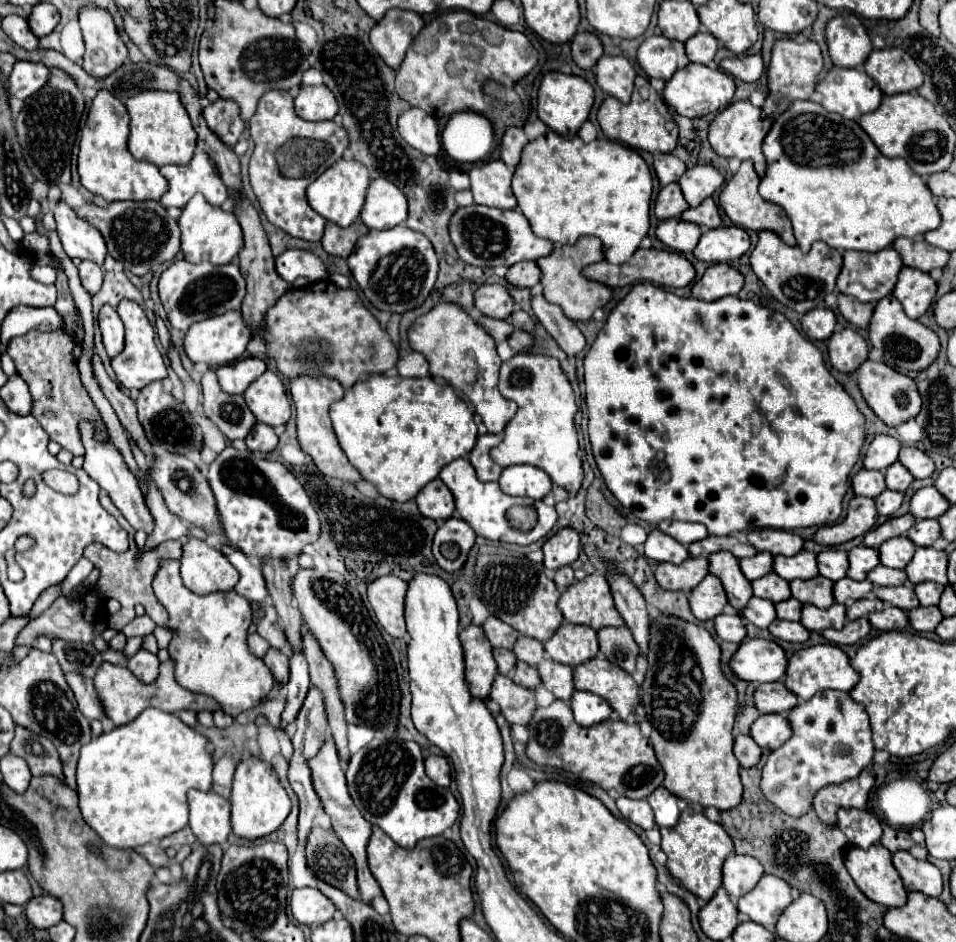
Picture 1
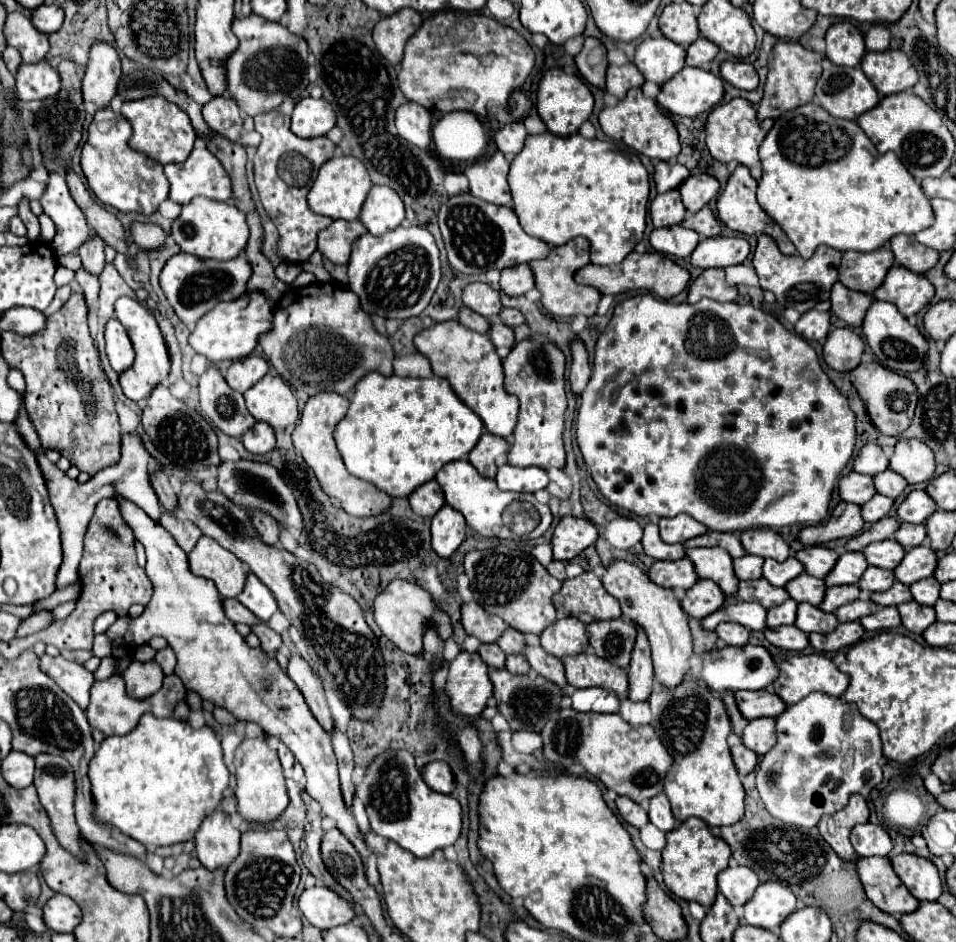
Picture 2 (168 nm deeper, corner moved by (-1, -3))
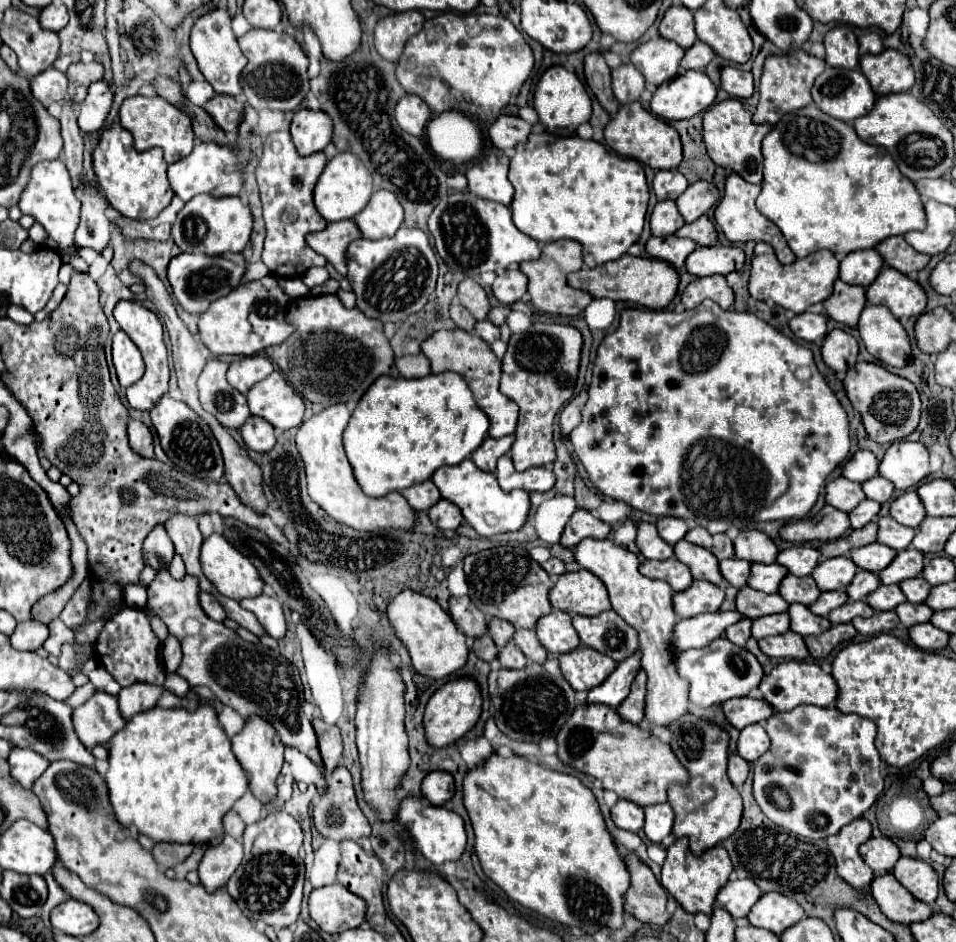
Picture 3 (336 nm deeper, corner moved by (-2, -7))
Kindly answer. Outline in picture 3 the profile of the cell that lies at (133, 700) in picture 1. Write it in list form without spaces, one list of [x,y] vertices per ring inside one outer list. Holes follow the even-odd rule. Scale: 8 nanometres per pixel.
[[[96,691],[84,705],[72,711],[72,723],[86,749],[108,743],[126,725],[118,711],[118,699],[102,691]]]

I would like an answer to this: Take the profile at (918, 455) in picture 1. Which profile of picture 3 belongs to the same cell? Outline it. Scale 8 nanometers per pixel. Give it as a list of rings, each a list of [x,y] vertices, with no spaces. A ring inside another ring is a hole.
[[[912,441],[892,443],[878,467],[878,475],[888,479],[900,491],[916,487],[928,473],[928,451],[922,443]]]

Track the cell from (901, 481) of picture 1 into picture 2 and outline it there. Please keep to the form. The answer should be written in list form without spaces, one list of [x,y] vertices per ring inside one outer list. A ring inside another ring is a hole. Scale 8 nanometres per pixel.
[[[891,469],[875,475],[873,481],[875,481],[877,491],[879,491],[881,495],[891,497],[891,499],[897,499],[897,497],[903,493],[903,489],[907,487],[907,481],[905,481],[901,475],[897,475],[895,471],[891,471]]]

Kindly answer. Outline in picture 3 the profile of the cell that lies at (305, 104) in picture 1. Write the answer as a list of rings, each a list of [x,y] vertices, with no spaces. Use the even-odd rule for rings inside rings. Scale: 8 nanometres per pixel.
[[[302,109],[292,119],[290,135],[292,135],[292,141],[302,157],[324,151],[324,147],[332,139],[330,117],[322,111]]]

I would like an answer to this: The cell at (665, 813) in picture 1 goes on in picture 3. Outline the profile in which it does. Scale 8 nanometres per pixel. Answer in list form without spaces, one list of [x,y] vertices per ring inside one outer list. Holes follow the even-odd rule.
[[[668,803],[662,805],[648,805],[644,809],[644,833],[652,843],[662,843],[672,833],[674,811]]]

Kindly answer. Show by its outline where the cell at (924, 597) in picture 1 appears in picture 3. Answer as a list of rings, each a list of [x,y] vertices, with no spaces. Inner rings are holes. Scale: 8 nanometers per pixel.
[[[912,577],[912,579],[902,581],[900,589],[910,603],[924,603],[930,593],[930,583],[926,583],[926,579],[922,577]]]

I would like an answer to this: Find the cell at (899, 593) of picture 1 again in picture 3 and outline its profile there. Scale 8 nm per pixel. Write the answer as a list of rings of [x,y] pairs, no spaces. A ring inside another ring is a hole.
[[[880,585],[868,595],[868,605],[878,611],[894,609],[902,601],[906,601],[906,597],[902,595],[902,589],[898,585]]]

